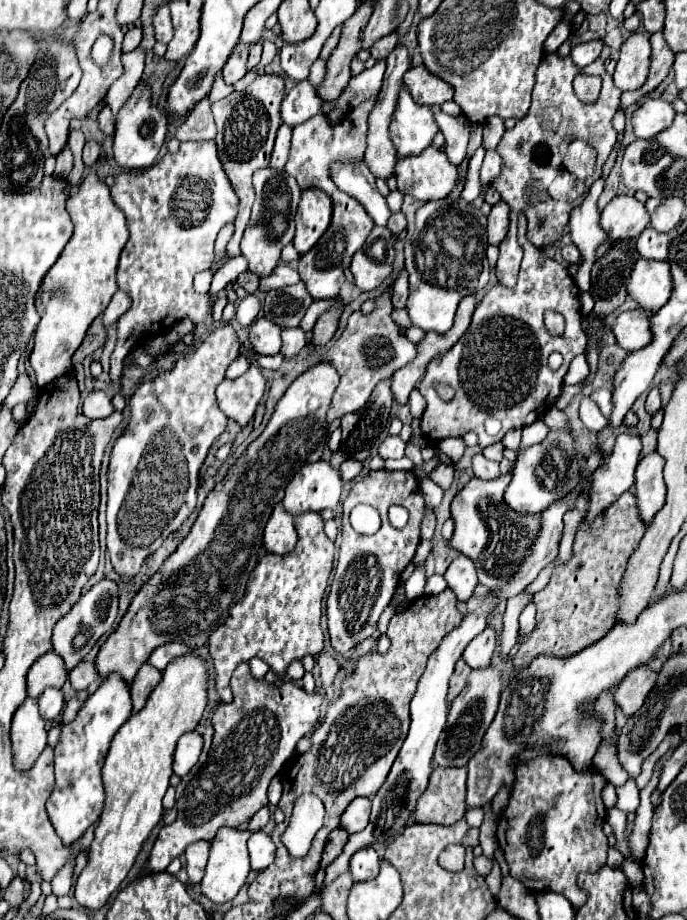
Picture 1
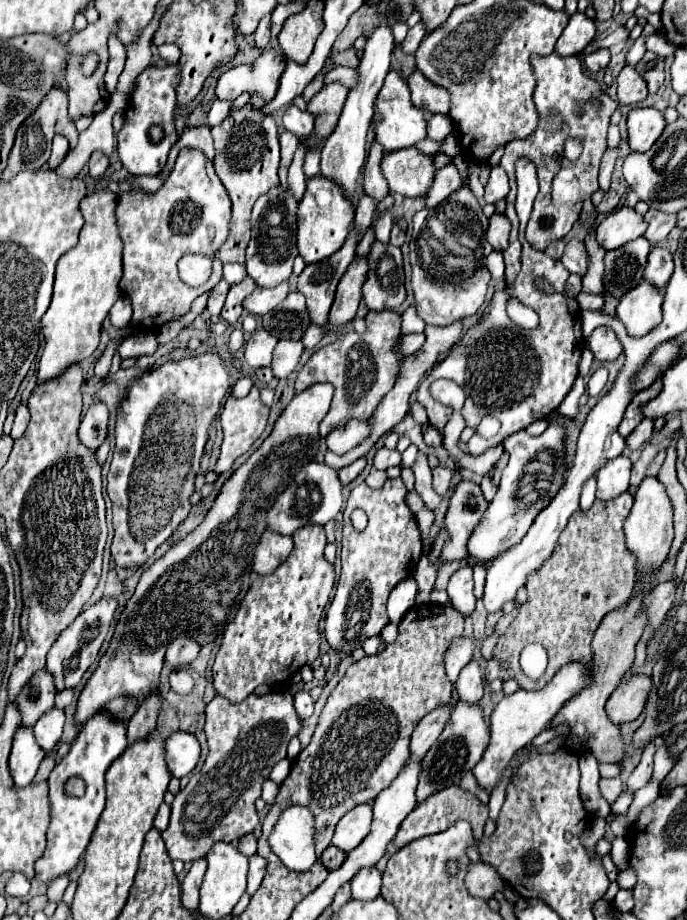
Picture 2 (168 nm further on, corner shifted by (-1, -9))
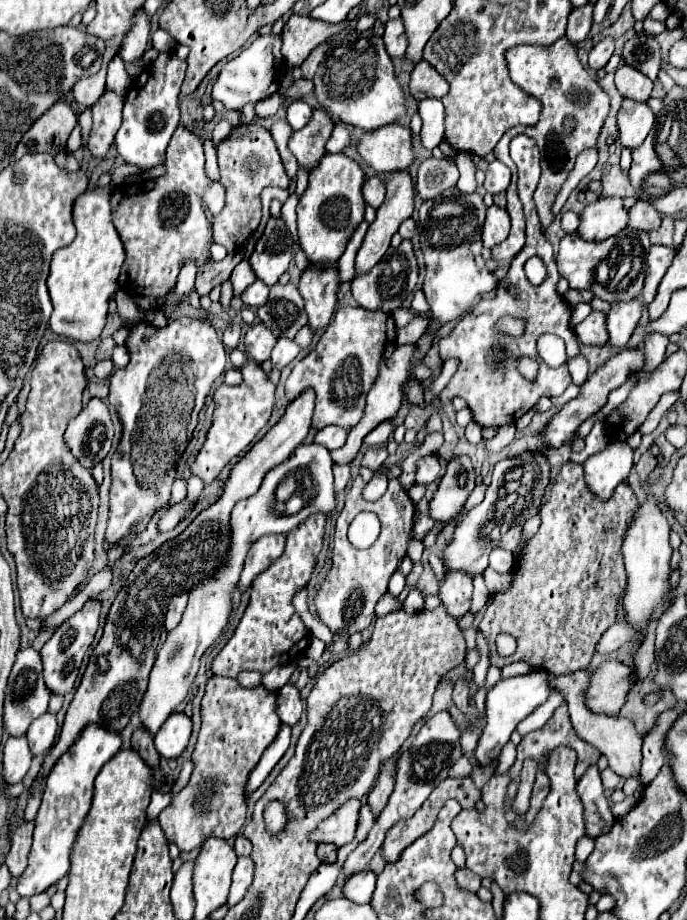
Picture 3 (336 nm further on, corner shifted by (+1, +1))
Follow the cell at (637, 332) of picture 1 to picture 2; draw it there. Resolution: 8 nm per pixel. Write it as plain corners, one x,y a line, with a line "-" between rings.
610,327
594,329
594,333
586,341
588,341
588,349
594,353
596,361
614,361
624,351
618,335

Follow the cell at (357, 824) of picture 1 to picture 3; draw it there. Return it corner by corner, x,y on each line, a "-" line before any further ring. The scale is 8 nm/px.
358,799
346,801
340,809
336,809
336,813
332,813
314,831
310,831
310,839
316,843
332,843
336,847
350,843
356,831
358,809
360,809

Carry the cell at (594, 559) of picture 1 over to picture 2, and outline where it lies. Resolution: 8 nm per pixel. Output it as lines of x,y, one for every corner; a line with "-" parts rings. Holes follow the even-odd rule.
622,493
612,501
594,501
588,511
578,509
572,515
548,563
544,563
536,575
530,575
526,583
528,601
520,607
520,613
508,631
498,639
494,657
486,667
488,681
514,677
522,689
538,691
566,663
592,661
590,643
596,627
606,613
622,607
626,599
630,599
636,585
636,555
624,541
624,521
630,515
630,509
632,495
-
530,643
540,643
548,653
548,669
540,681
528,679
518,663
520,651
-
502,663
506,663
506,667
502,667

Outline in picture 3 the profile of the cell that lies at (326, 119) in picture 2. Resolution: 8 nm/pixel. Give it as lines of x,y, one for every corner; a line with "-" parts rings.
316,109
312,115
312,121
304,129
292,133
288,149
294,153
302,169
312,171
314,165
320,163
320,159
326,153
324,145
330,139
332,129
334,129
332,117
326,111

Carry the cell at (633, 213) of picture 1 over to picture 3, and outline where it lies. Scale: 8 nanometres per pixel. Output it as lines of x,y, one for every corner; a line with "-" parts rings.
600,197
580,213
578,235
584,241
604,241
628,225
628,211
620,197

